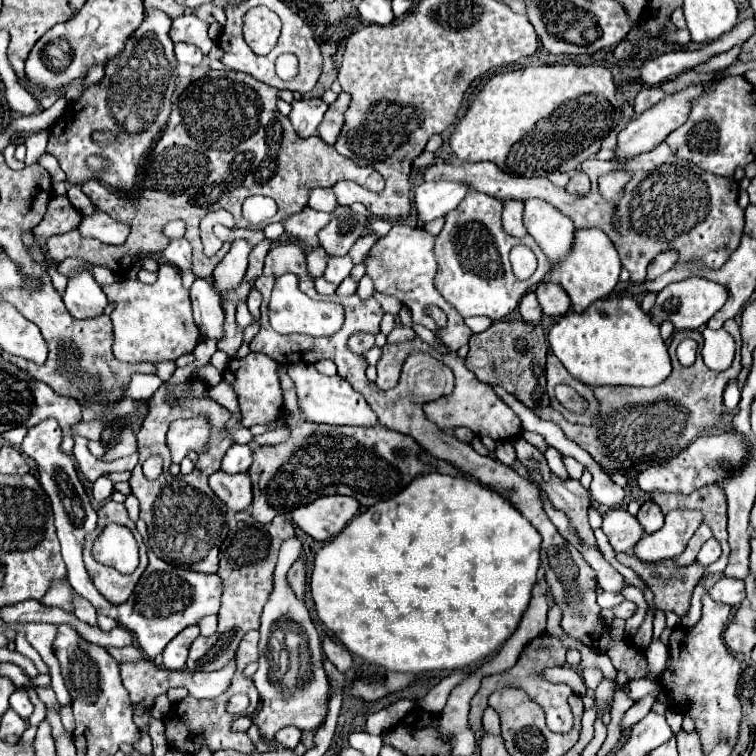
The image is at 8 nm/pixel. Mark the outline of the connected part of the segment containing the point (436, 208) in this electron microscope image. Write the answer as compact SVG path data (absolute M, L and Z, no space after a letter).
M449 181L421 183L419 187L415 187L415 195L413 195L419 221L427 223L447 215L461 203L467 191L469 187L463 183L449 183Z

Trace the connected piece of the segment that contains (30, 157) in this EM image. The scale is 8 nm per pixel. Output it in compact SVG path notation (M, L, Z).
M47 131L33 133L31 137L27 137L25 145L27 145L25 165L33 165L33 163L37 163L37 161L39 161L39 157L45 153L45 145L47 145Z

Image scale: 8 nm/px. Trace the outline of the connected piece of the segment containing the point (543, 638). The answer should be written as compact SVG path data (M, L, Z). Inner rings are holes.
M541 633L537 639L533 639L525 651L523 650L519 656L519 661L505 673L499 673L499 675L489 675L481 681L481 687L479 691L475 693L475 697L471 699L471 713L469 713L469 729L471 731L483 731L481 727L481 717L483 717L483 711L487 709L487 697L495 691L495 689L503 689L503 687L517 687L521 691L525 691L537 705L541 705L541 709L545 711L545 717L547 717L547 727L555 733L567 733L571 731L573 727L573 715L571 715L571 709L569 709L569 703L567 703L567 697L573 693L569 685L555 685L555 683L549 683L547 679L543 679L543 671L549 669L549 667L559 667L559 665L565 665L565 645L551 637L549 633Z

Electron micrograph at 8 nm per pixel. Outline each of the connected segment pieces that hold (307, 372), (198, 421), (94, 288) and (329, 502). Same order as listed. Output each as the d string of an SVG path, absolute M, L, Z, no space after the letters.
M293 363L293 365L289 365L289 377L295 383L297 403L299 403L299 409L307 421L329 423L329 425L361 425L361 427L373 427L379 423L377 415L371 411L371 407L367 405L363 395L359 395L339 375L325 377L313 365Z
M203 417L173 421L167 433L167 447L171 451L171 461L181 463L189 451L203 453L209 439L209 423Z
M83 271L69 279L67 289L63 293L63 301L67 311L75 319L91 319L95 315L101 315L107 305L103 289L97 285L89 271Z
M331 495L315 499L303 507L297 507L291 517L293 523L317 541L325 541L337 535L357 513L359 503L345 495Z

